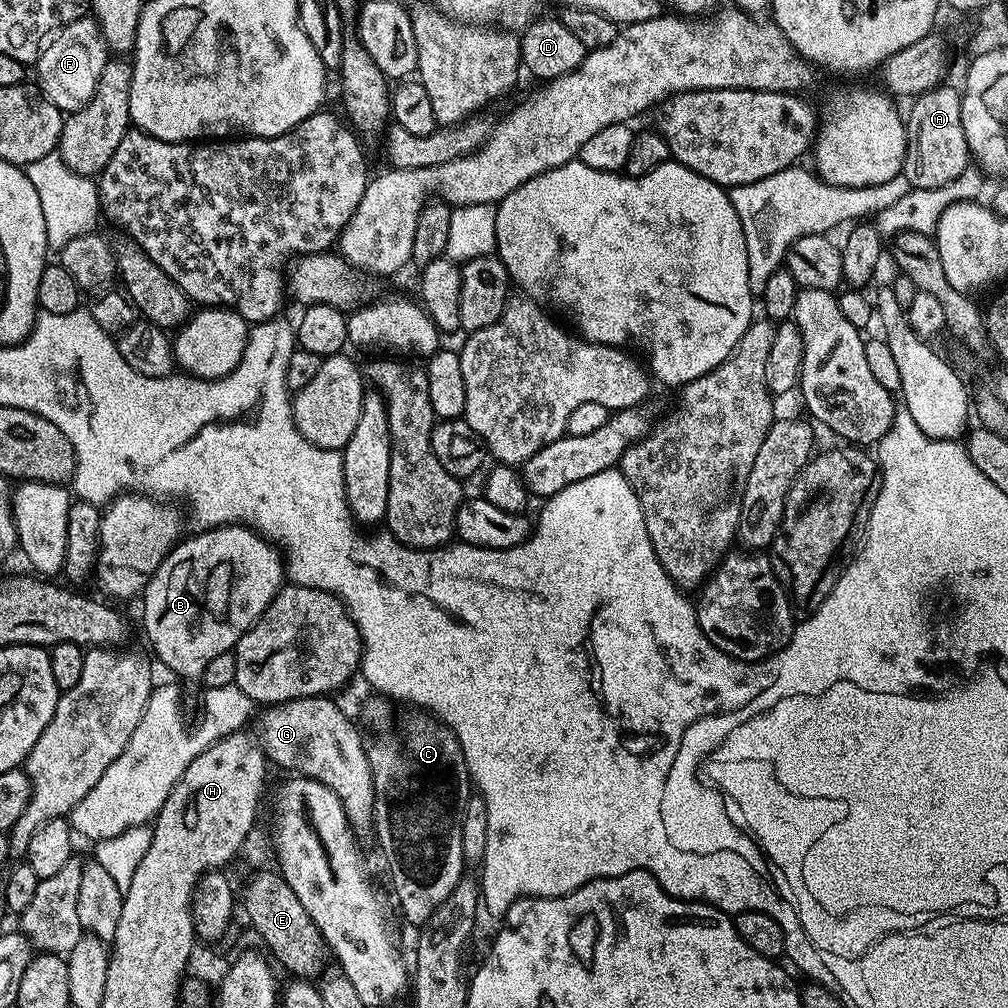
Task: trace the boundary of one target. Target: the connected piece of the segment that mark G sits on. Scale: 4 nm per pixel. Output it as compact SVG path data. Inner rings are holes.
M327 695L287 700L284 704L265 707L261 712L264 713L261 716L259 713L254 720L254 735L265 757L273 765L295 764L309 778L323 777L324 768L332 768L332 777L327 781L330 790L344 802L353 829L360 834L367 828L369 831L373 827L374 782L366 740L360 737L351 718Z

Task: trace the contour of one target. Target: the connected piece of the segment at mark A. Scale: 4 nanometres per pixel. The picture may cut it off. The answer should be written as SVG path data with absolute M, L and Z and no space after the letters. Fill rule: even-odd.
M934 87L911 101L912 117L909 115L906 120L909 137L902 175L914 188L934 190L946 186L946 182L954 182L970 166L968 143L962 130L962 92L959 87L944 87Z

